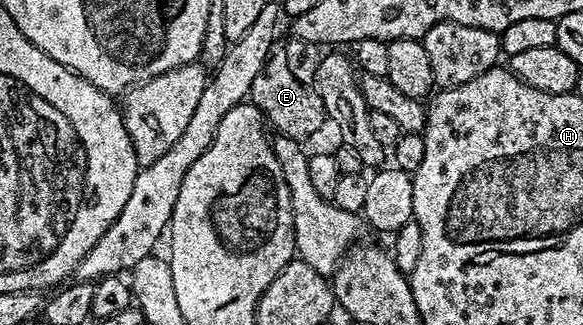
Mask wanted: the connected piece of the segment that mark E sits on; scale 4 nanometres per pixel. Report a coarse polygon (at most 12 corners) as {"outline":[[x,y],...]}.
{"outline":[[275,44],[248,97],[306,143],[328,121],[319,46]]}

